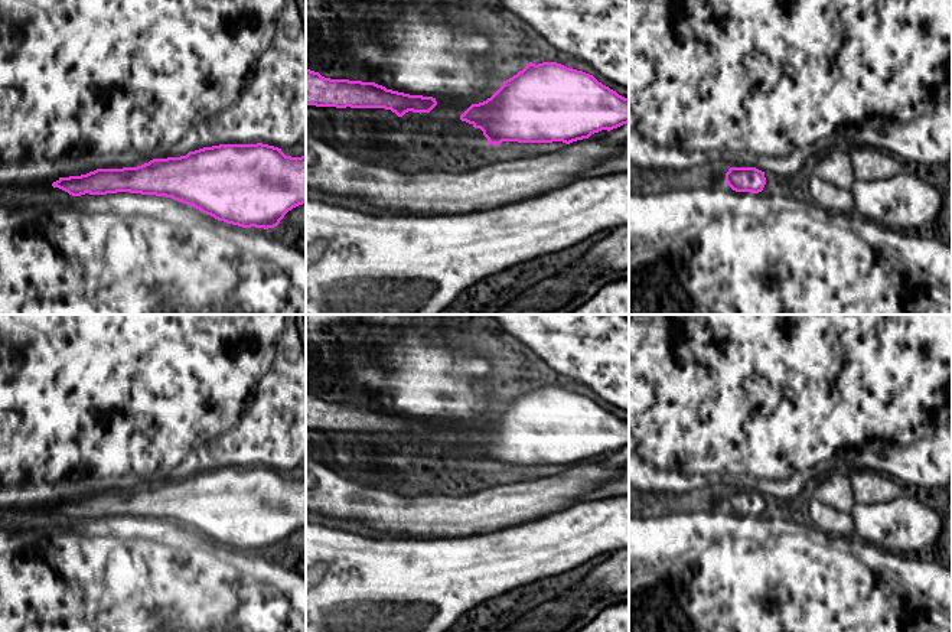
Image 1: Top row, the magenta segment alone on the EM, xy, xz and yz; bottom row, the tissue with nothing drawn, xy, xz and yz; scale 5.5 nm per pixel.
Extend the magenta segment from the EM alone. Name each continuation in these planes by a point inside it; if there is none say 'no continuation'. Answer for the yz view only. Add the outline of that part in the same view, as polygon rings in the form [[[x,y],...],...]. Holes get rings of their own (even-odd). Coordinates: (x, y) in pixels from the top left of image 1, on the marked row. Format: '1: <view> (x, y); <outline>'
no continuation

